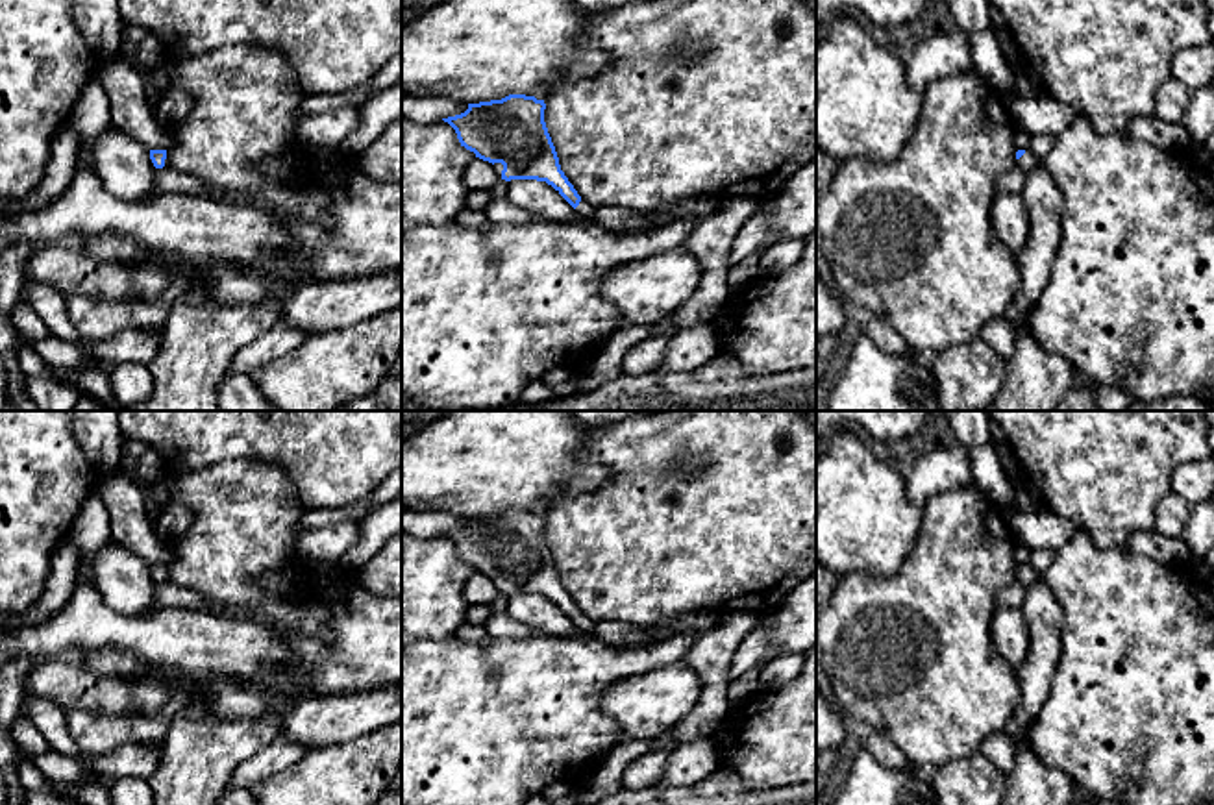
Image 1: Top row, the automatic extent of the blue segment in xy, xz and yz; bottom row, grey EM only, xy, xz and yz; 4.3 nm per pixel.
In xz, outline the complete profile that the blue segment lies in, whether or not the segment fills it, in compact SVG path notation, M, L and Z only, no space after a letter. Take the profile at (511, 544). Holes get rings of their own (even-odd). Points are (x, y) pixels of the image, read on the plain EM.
M509 509L502 514L468 518L465 527L442 535L476 572L492 579L502 577L502 594L546 596L577 629L594 635L594 622L577 609L561 585L544 524L544 514Z

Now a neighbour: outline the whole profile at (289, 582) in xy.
M300 564L270 572L263 577L263 587L279 596L300 598L305 590L305 570Z

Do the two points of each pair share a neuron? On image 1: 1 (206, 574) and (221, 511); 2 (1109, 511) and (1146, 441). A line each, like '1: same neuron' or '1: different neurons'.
1: same neuron
2: same neuron

